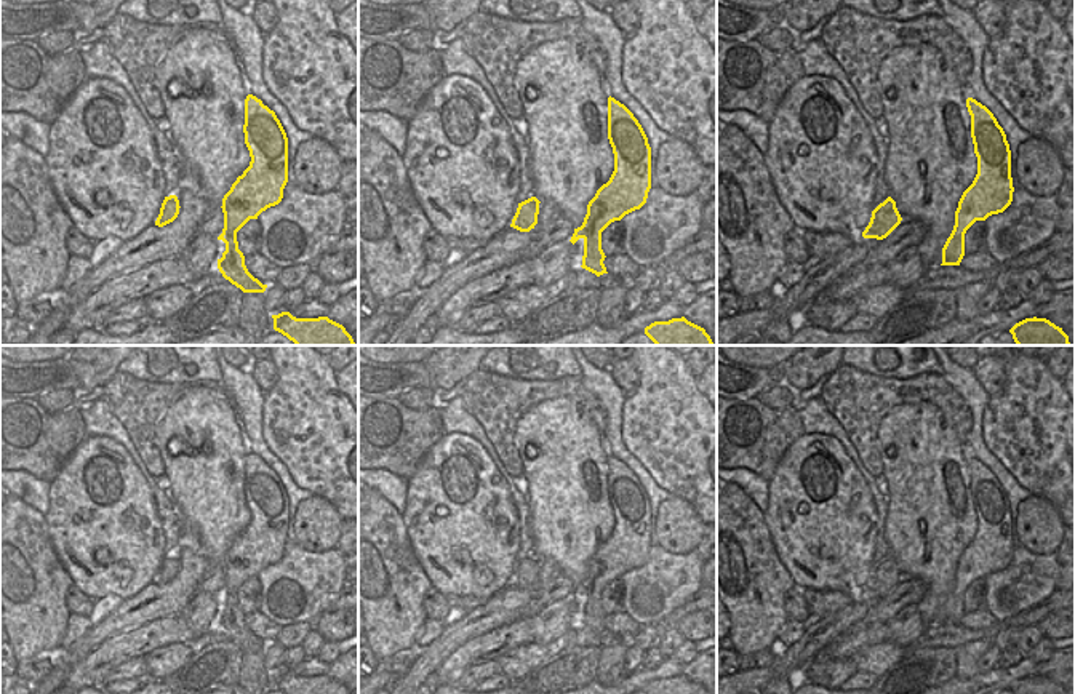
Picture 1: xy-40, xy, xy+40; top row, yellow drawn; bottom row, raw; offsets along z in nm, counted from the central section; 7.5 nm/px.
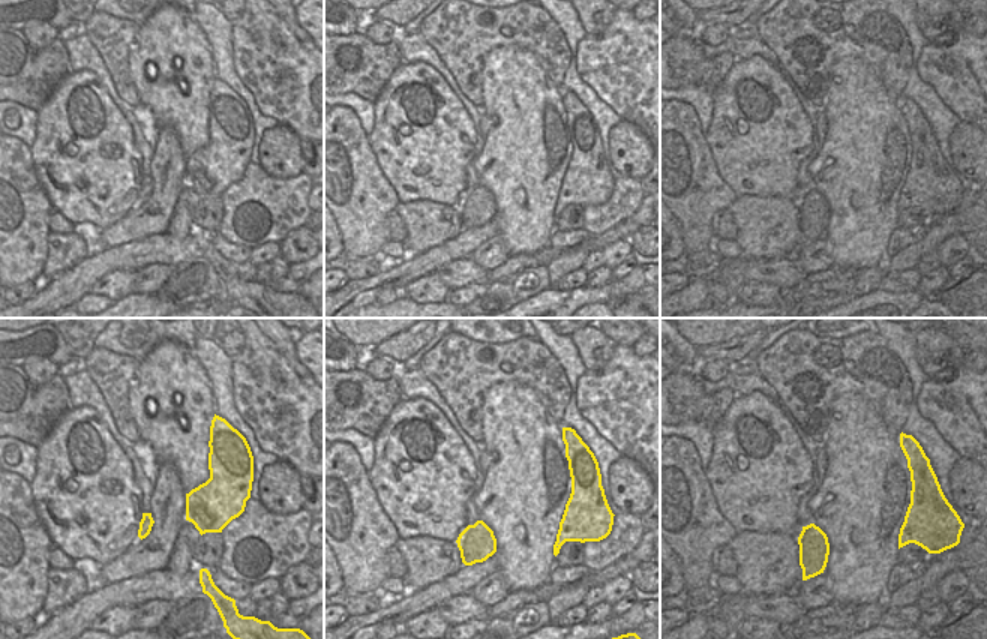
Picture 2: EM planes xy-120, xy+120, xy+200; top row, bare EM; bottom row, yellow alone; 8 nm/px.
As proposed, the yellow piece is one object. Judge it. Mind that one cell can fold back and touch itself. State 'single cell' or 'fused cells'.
single cell

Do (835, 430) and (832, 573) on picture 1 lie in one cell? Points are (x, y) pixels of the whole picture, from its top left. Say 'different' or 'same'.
different

